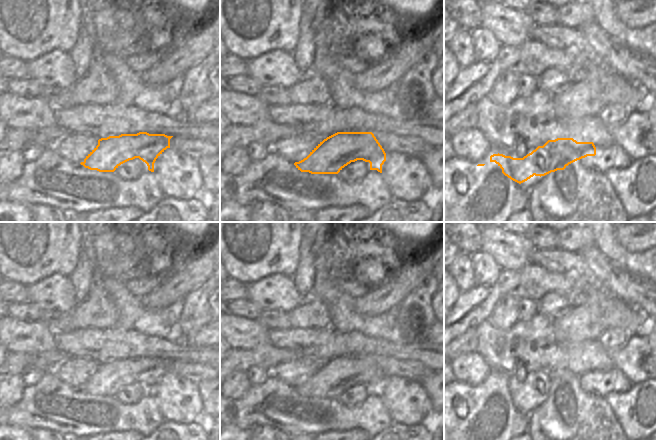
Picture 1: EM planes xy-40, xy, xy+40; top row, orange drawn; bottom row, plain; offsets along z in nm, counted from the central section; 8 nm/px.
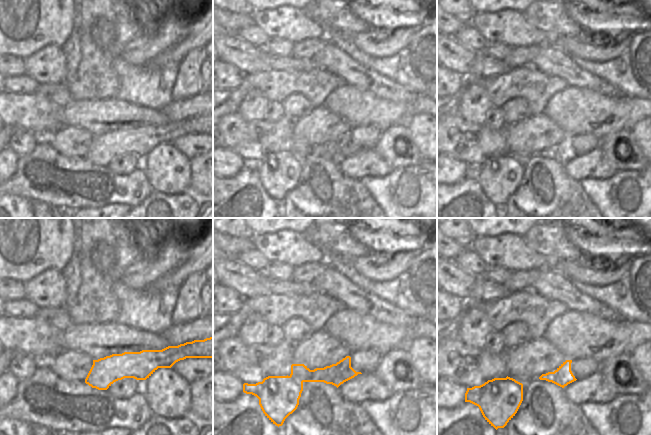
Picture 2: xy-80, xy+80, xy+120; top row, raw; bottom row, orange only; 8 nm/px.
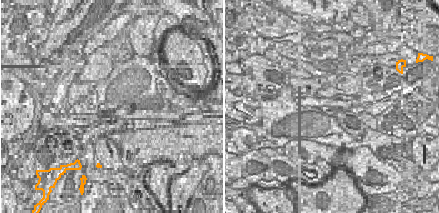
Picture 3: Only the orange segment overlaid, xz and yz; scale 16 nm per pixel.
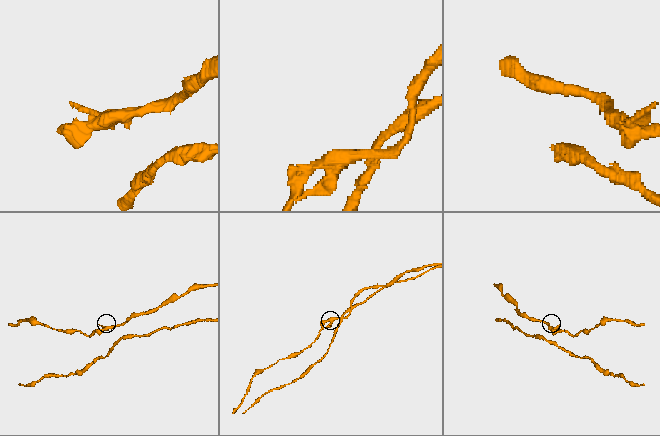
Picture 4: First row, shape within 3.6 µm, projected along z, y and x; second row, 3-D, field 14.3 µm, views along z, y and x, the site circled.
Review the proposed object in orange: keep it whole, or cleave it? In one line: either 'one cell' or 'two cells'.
two cells

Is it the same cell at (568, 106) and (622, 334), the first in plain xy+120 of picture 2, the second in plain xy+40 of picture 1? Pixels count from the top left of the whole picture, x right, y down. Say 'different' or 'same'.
different

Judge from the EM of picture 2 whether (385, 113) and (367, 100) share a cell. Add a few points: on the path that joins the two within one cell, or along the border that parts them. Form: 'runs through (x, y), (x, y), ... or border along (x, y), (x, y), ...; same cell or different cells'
runs through (381, 113), (371, 104); same cell

